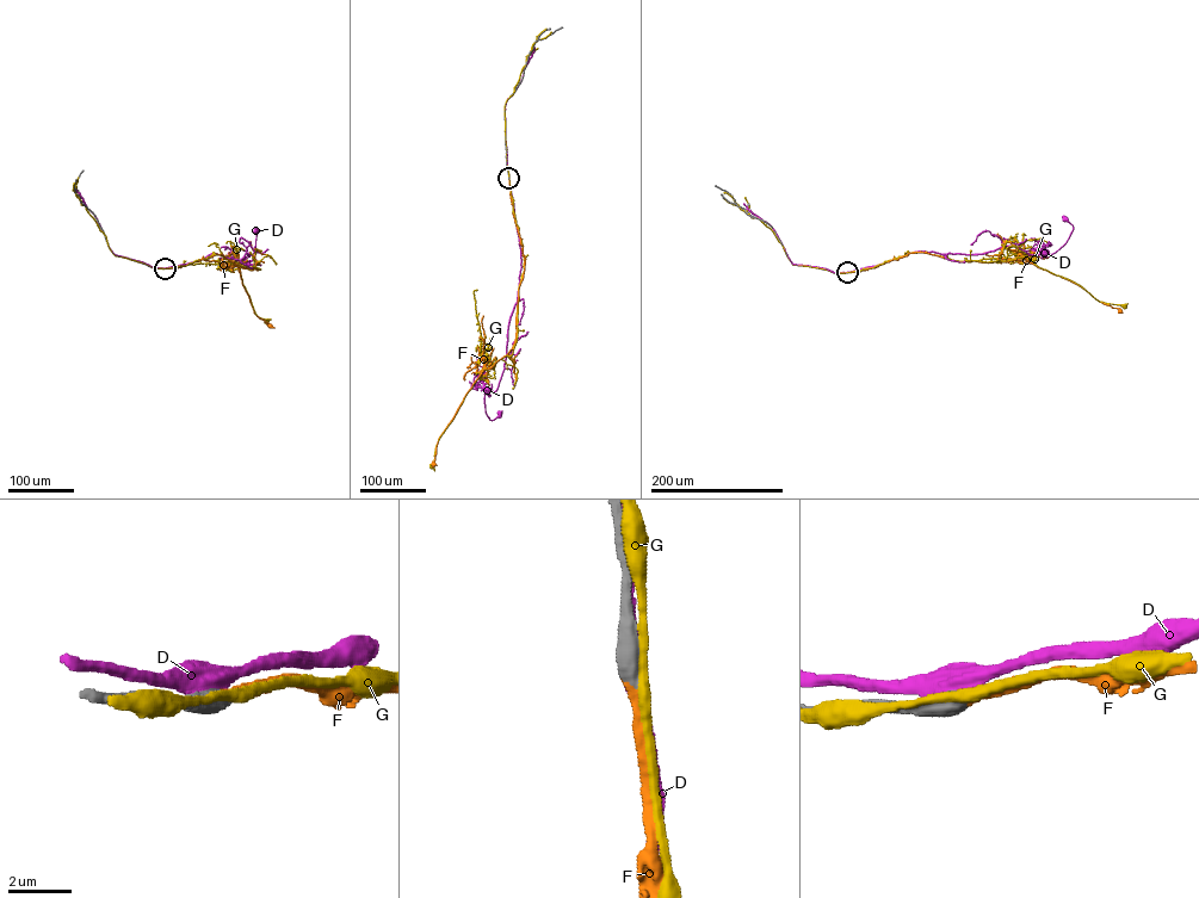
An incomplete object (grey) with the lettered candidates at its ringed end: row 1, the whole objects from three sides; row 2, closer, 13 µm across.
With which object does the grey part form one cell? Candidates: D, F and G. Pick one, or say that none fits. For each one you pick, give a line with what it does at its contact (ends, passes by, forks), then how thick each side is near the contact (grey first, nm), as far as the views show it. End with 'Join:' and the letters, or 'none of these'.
F: it ends; calibres 550 and 360 nm
Join: F

